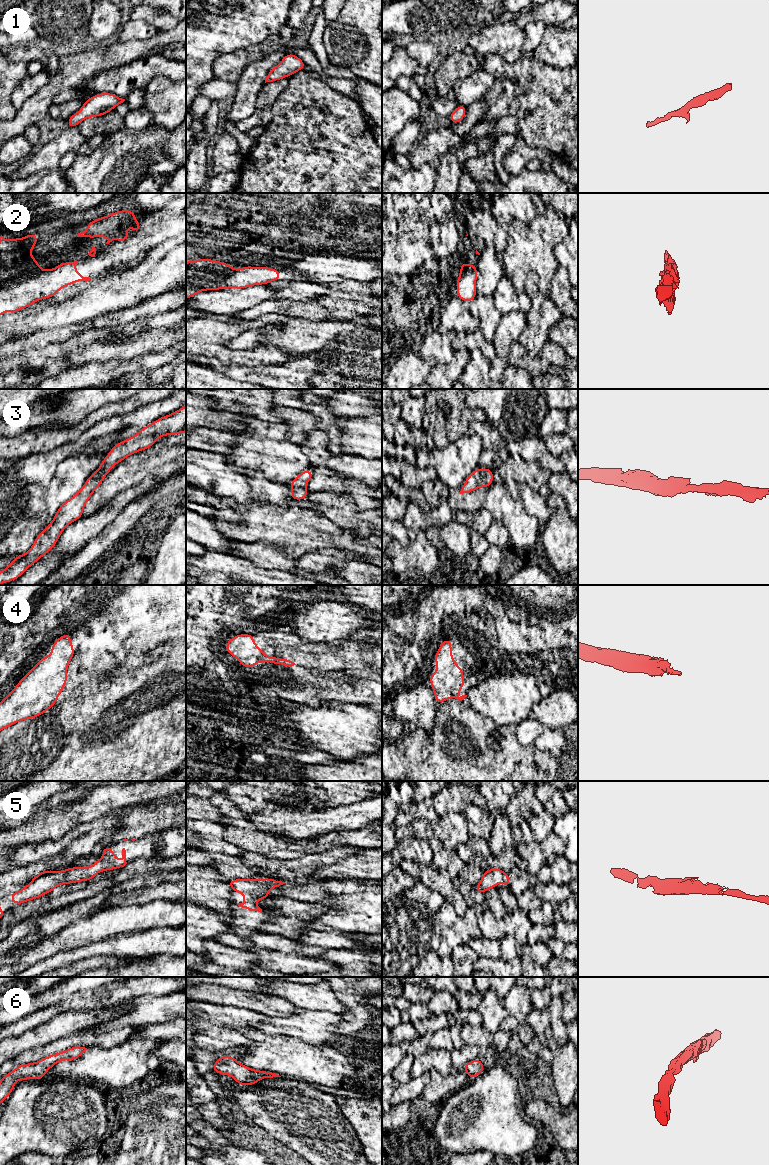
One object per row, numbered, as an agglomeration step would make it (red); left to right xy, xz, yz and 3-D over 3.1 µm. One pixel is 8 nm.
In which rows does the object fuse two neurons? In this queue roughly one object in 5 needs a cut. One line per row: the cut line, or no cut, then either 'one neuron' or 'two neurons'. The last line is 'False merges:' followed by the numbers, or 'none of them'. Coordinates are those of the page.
1: no cut | one neuron
2: no cut | one neuron
3: no cut | one neuron
4: no cut | one neuron
5: no cut | one neuron
6: no cut | one neuron
False merges: none of them

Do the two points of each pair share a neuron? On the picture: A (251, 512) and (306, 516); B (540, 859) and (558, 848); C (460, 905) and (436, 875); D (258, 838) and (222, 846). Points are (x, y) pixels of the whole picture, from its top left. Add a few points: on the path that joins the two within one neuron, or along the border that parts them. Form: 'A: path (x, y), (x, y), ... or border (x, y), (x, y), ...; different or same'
A: path (265, 516), (292, 516); same
B: path (541, 854), (547, 848), (553, 848); same
C: path (455, 898), (441, 882); same
D: border (222, 835), (245, 851); different

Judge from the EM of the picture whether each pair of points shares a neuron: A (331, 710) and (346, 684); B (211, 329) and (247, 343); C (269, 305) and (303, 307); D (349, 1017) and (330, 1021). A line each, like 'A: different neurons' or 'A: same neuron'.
A: different neurons
B: different neurons
C: same neuron
D: different neurons

